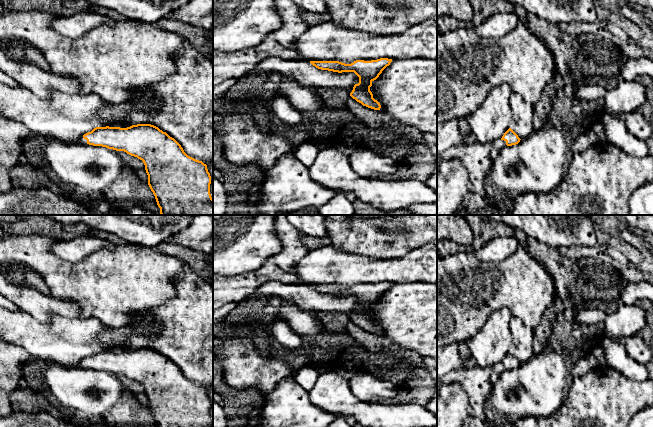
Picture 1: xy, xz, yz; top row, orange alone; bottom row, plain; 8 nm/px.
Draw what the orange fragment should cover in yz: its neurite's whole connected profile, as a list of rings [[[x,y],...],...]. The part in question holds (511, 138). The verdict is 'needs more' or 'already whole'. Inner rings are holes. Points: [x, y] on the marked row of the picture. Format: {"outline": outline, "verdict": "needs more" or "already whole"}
{"outline": [[[509,128],[500,140],[498,140],[495,144],[491,144],[491,158],[493,160],[496,159],[501,148],[516,145],[520,142],[520,140],[521,139],[518,135]]], "verdict": "needs more"}

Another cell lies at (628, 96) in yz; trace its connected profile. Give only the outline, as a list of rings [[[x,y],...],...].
[[[620,79],[616,87],[606,90],[604,97],[605,113],[631,113],[641,109],[646,100],[646,91],[639,80]]]

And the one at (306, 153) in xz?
[[[303,143],[295,148],[294,155],[301,163],[310,167],[318,152],[318,148],[313,143]]]

